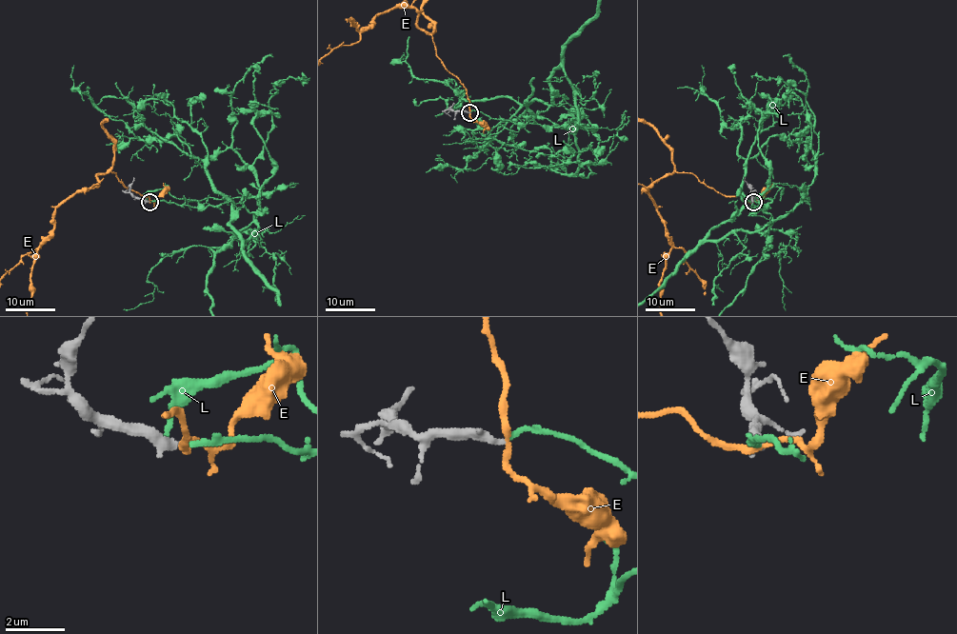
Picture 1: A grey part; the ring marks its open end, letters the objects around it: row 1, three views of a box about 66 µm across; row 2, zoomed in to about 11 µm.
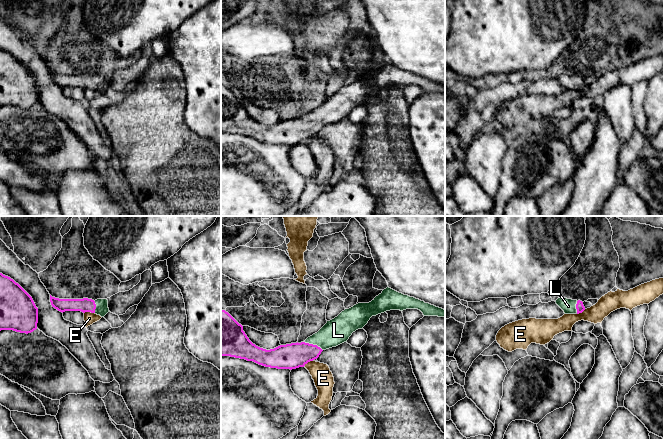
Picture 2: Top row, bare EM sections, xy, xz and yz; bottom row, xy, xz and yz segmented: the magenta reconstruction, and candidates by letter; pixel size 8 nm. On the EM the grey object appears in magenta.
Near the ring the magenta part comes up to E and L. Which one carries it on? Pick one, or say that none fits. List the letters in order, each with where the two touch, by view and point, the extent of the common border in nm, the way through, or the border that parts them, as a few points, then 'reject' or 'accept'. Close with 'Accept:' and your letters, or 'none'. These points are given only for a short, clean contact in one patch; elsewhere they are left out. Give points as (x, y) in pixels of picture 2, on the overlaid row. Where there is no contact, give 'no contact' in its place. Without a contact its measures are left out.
E: meets magenta in xy at (89, 311); contact 90 nm long; border along xy (94, 312), (84, 313); reject
L: meets magenta in xz at (312, 344); contact 170 nm long; runs through xz (290, 356), (304, 352), (312, 344), (338, 330); accept
Accept: L

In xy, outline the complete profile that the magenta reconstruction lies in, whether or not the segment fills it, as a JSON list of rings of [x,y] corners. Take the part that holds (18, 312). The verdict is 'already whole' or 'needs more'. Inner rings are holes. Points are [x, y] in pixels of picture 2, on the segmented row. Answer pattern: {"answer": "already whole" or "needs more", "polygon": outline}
{"answer": "already whole", "polygon": [[[0,273],[0,331],[31,333],[37,329],[38,308],[13,279]]]}

